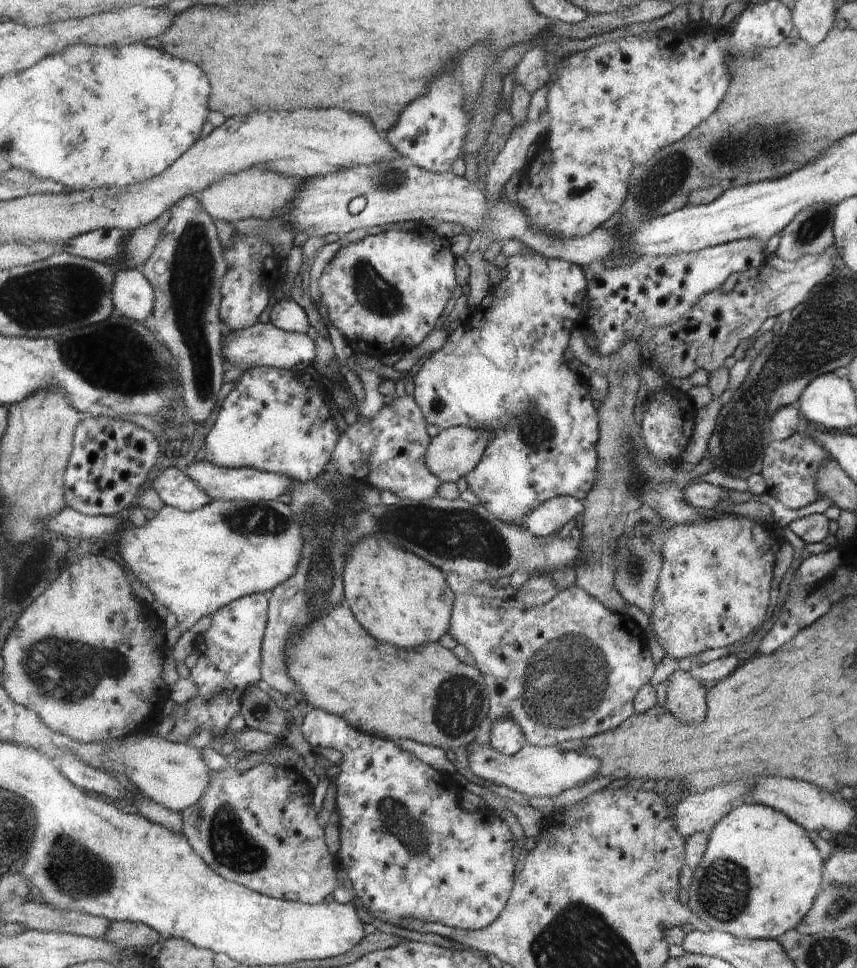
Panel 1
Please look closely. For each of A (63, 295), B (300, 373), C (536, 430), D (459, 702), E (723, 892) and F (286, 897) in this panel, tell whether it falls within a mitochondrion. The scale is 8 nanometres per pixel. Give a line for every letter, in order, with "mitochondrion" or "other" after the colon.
A: mitochondrion
B: other
C: mitochondrion
D: mitochondrion
E: mitochondrion
F: other

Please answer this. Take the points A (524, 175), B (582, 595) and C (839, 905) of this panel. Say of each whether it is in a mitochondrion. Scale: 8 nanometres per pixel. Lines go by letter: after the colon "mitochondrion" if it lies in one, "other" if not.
A: other
B: other
C: mitochondrion

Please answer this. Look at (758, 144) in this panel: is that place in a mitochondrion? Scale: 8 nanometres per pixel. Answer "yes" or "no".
yes

